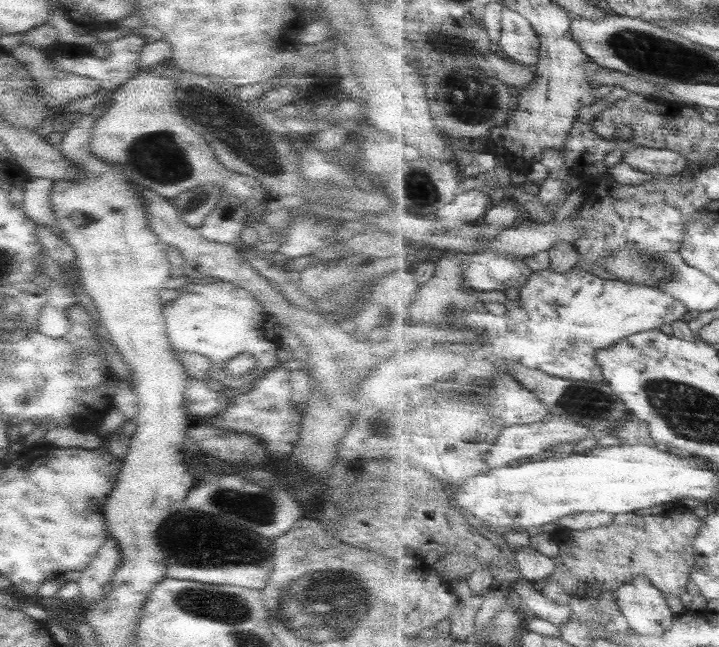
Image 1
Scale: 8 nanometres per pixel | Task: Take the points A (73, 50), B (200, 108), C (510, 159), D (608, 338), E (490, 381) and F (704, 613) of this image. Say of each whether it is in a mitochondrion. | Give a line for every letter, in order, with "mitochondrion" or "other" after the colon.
A: other
B: mitochondrion
C: other
D: other
E: mitochondrion
F: other

